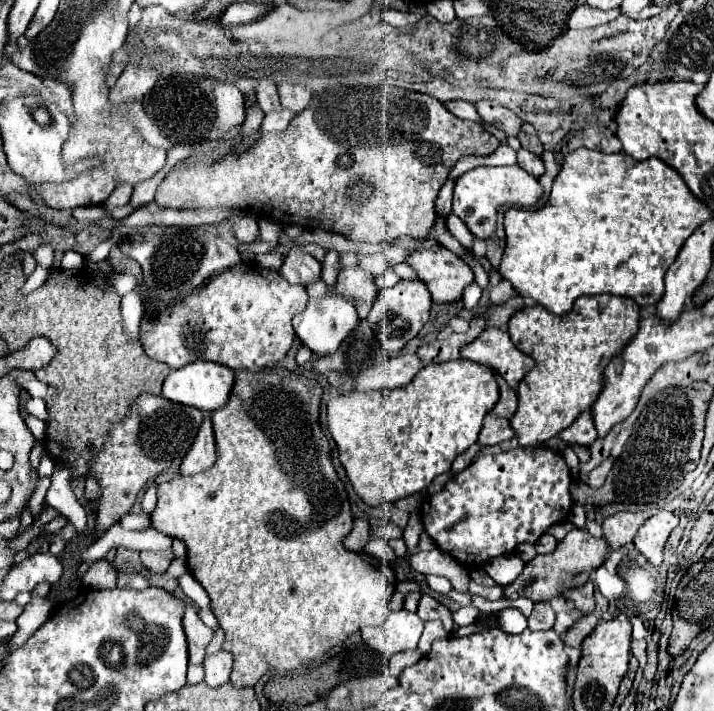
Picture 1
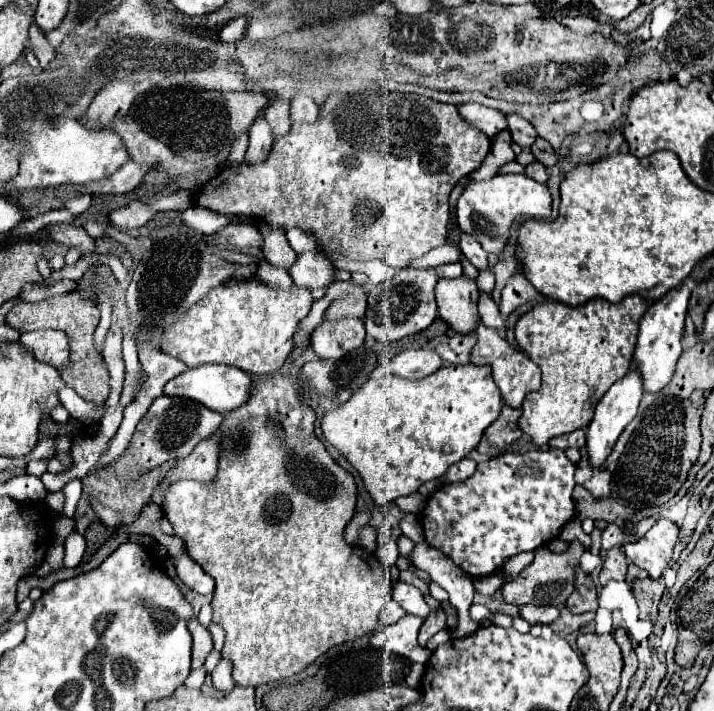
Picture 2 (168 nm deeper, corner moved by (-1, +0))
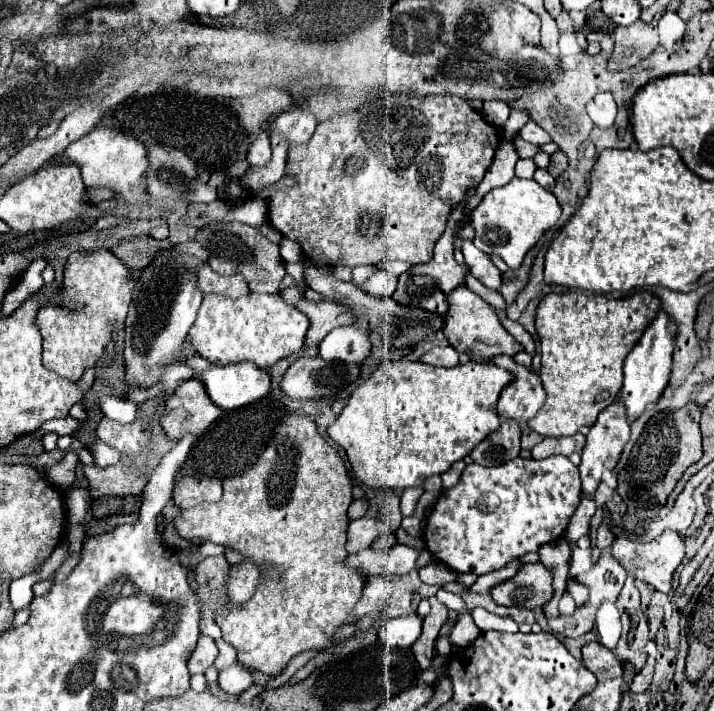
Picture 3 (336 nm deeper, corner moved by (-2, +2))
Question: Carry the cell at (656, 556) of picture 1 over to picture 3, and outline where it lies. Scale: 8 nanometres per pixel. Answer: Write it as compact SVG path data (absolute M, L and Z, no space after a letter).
M666 530L662 536L658 536L656 540L652 542L646 542L646 544L640 544L640 542L632 542L624 536L618 536L614 540L614 544L610 546L612 548L612 556L638 580L654 586L658 592L672 592L672 580L674 580L674 572L676 568L680 566L684 554L686 554L686 548L684 548L684 540L674 532L674 530Z

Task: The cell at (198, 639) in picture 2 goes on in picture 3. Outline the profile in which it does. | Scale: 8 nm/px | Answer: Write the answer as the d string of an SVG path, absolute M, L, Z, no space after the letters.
M200 636L190 660L188 660L188 670L190 674L198 674L198 672L206 672L206 668L210 668L214 664L218 656L218 648L216 642L208 636Z

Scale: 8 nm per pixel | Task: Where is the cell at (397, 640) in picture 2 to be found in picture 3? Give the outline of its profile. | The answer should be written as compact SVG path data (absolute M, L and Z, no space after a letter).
M418 614L398 616L386 620L378 631L378 639L388 648L410 648L422 630L422 618Z

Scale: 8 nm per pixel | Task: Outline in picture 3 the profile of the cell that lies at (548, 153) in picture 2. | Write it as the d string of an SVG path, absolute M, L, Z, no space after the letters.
M556 152L556 154L552 154L550 156L550 166L548 166L548 172L554 176L554 178L558 178L562 172L564 172L564 168L568 166L568 158L562 154L562 152Z

